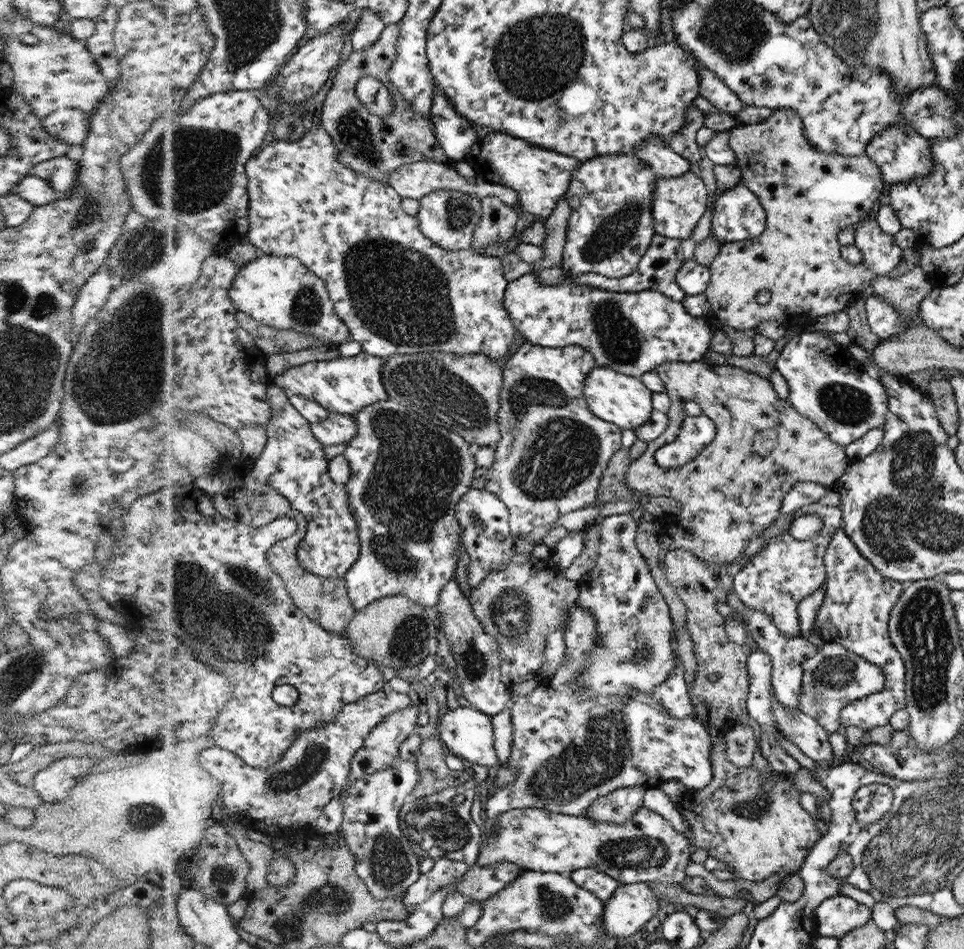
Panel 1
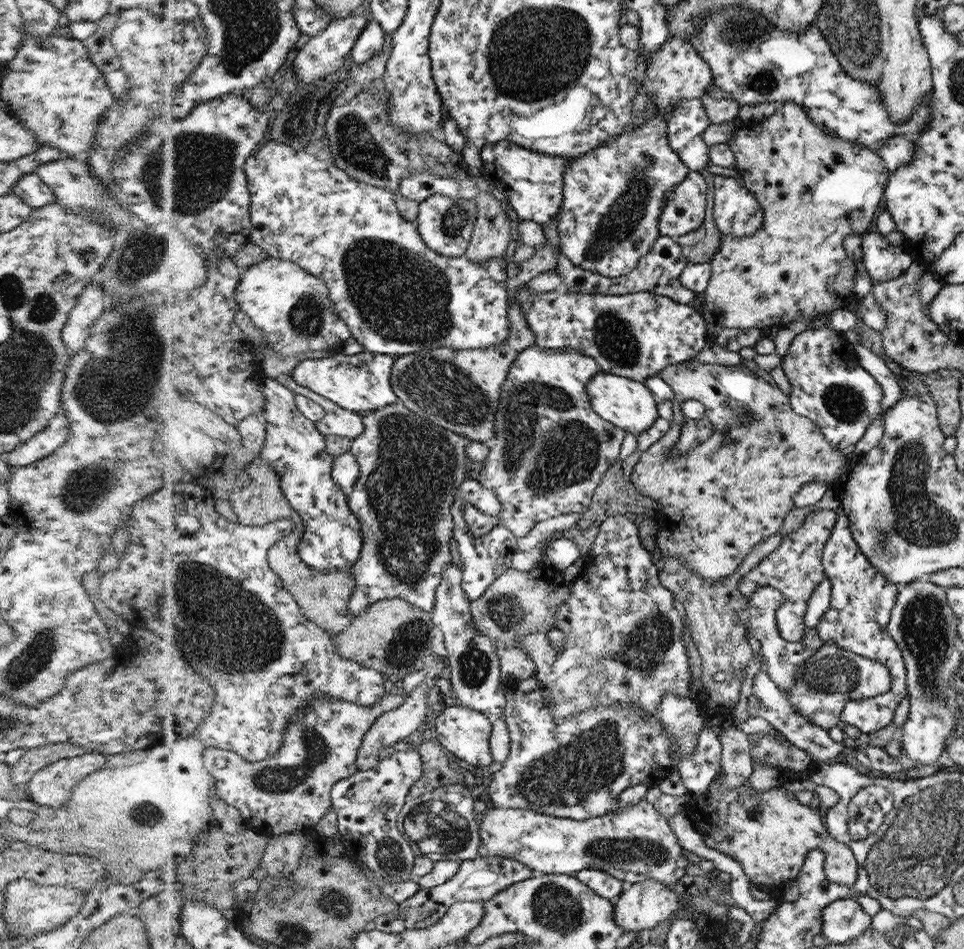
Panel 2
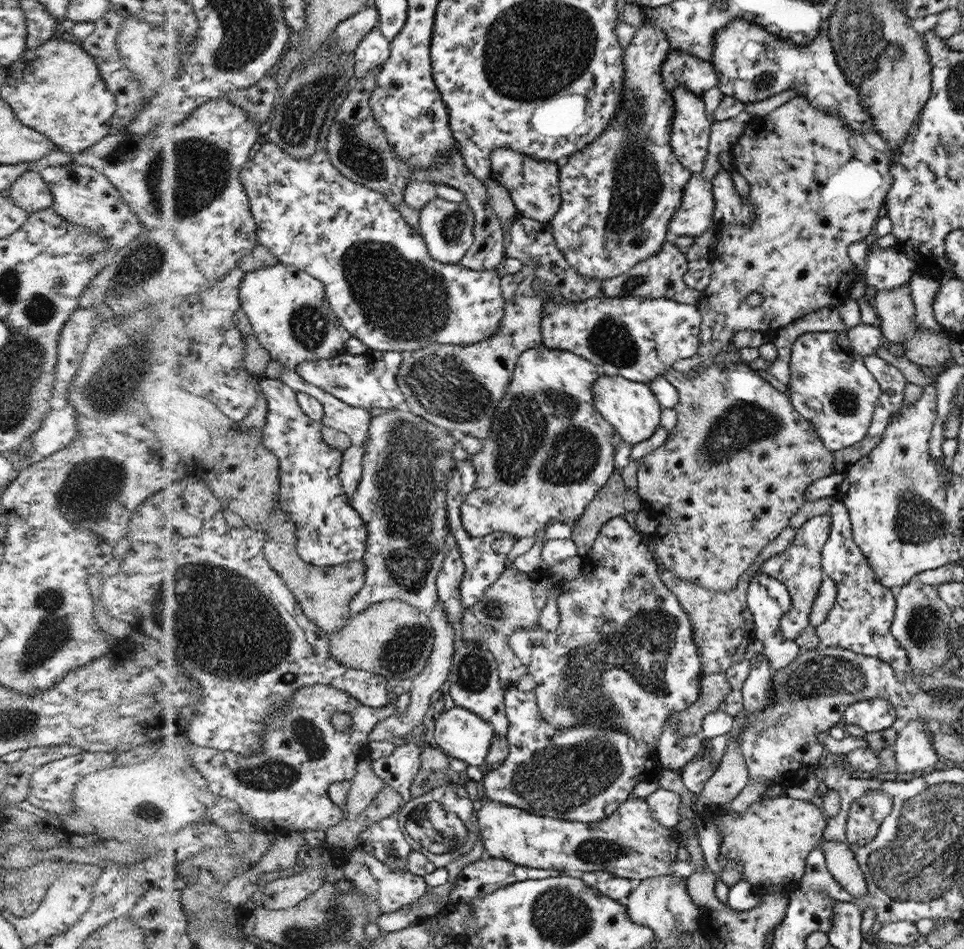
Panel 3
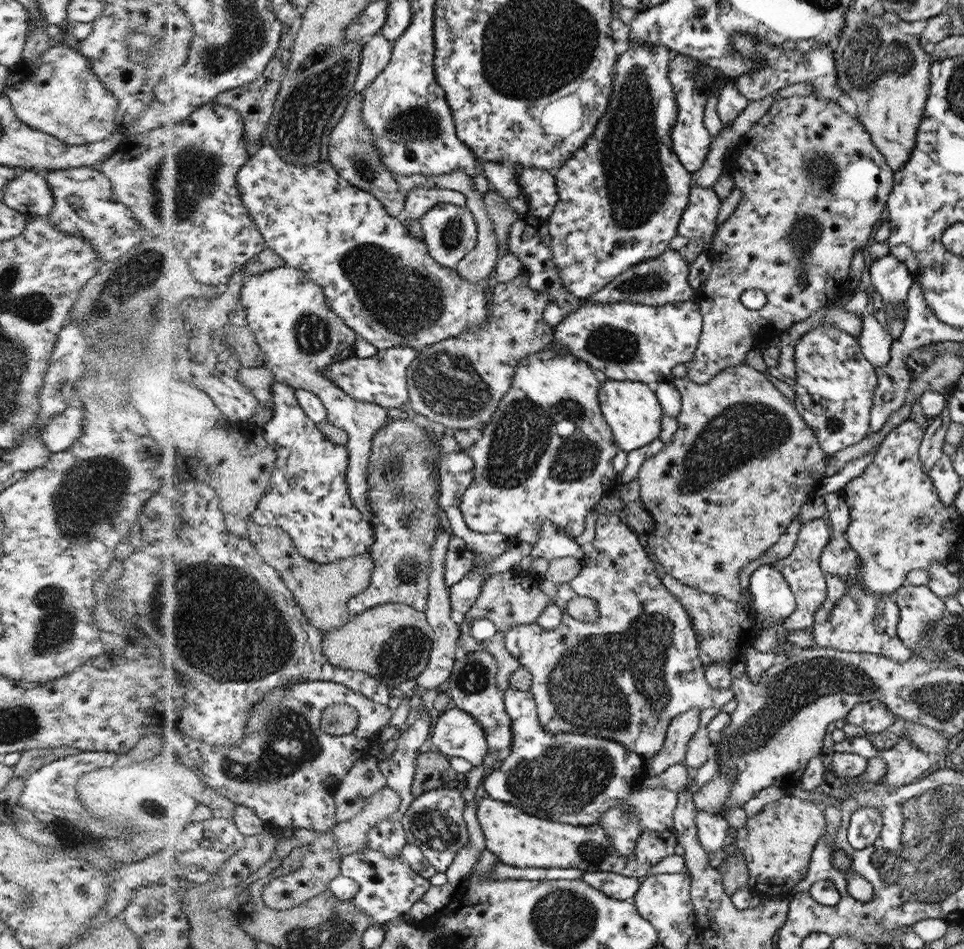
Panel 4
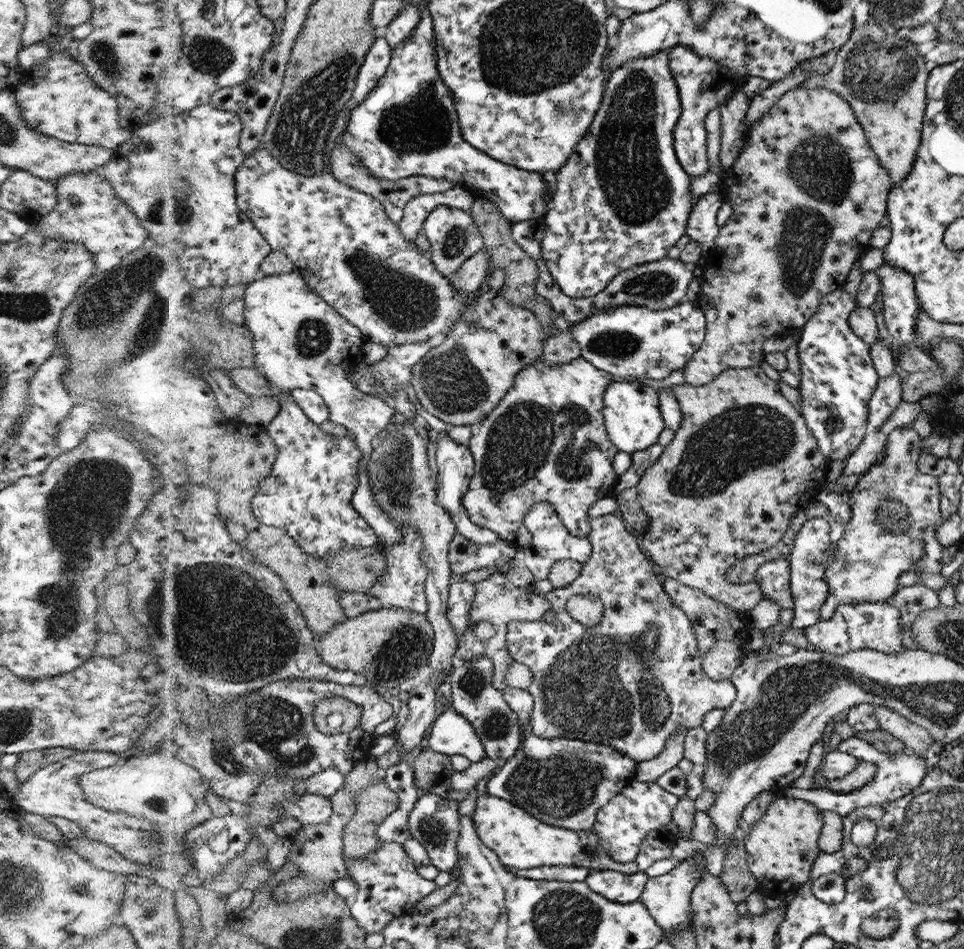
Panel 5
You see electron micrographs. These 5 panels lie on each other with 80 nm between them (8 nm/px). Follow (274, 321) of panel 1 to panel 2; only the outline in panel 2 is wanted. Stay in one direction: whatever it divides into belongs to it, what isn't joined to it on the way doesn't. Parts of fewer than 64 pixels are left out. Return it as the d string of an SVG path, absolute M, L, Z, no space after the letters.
M270 257L251 266L243 273L237 299L256 328L267 333L267 350L271 348L282 358L310 351L328 351L332 356L353 337L351 326L335 309L328 283L294 261Z

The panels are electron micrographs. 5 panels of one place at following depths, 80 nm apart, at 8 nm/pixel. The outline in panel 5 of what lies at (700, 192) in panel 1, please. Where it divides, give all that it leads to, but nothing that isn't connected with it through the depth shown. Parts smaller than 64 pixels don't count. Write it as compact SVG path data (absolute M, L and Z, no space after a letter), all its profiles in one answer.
M709 192L694 200L694 210L690 214L687 235L705 251L710 251L719 236L720 225L716 213L722 204L719 192Z

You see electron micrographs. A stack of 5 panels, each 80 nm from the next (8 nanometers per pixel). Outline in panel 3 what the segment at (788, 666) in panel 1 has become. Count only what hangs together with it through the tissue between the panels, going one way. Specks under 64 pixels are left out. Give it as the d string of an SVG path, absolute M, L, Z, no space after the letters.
M759 571L753 575L747 588L747 605L755 621L755 638L762 640L763 654L768 659L773 672L792 664L802 653L798 644L795 641L786 640L779 629L780 617L791 607L791 596L785 588L786 586L779 580Z

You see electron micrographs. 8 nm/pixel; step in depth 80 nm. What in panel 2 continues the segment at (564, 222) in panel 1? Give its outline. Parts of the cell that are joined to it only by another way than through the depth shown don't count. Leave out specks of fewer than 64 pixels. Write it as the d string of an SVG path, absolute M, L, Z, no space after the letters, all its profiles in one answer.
M554 218L543 224L547 243L532 258L521 261L522 269L516 277L507 279L509 290L509 338L500 346L478 350L434 348L407 355L399 355L392 371L392 386L402 402L414 412L436 426L465 437L468 441L490 443L495 438L495 415L502 404L503 384L515 358L535 344L535 331L527 325L527 318L517 306L517 290L534 276L557 267L561 238L559 220Z

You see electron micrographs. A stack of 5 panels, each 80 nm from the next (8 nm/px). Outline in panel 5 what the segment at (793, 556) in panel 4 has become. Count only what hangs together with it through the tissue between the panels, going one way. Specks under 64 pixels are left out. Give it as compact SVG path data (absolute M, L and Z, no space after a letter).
M822 517L808 519L803 527L797 532L795 547L789 555L789 573L791 595L794 601L794 617L790 622L794 628L807 629L809 626L818 624L821 621L821 610L830 596L830 584L826 584L824 578L824 552L830 548L828 540L828 522Z

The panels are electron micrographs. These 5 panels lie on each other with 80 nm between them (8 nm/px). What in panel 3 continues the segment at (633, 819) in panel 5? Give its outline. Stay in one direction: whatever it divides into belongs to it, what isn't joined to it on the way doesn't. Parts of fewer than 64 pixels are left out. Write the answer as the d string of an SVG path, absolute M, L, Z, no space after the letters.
M658 789L644 800L651 809L652 818L662 826L674 828L679 821L679 810L682 804L676 791Z

